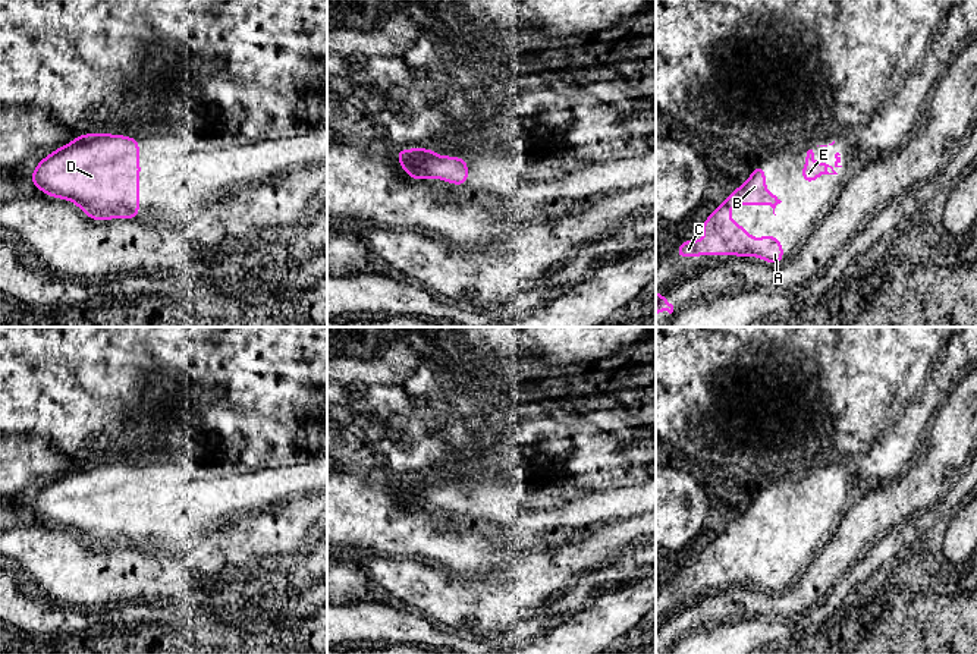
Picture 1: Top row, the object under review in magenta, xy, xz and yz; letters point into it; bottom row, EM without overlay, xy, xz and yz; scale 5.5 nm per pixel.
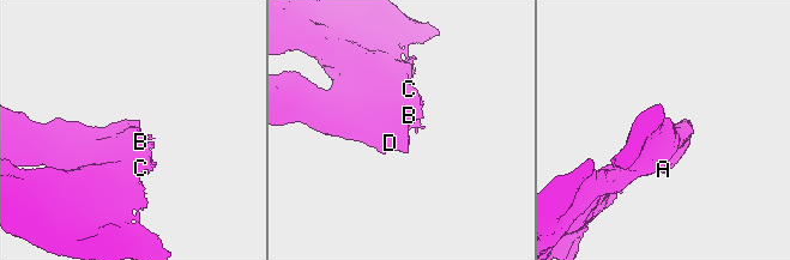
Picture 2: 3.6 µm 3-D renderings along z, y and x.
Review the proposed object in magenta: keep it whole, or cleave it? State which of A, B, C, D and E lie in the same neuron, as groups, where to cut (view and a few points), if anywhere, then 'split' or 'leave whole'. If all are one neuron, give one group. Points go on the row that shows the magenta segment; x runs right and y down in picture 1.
groups A B C D E; cut none; leave whole

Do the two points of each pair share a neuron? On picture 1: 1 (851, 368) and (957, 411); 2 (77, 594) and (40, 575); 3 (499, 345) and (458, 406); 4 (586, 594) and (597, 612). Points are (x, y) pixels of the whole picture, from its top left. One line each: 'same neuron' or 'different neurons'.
1: different neurons
2: same neuron
3: different neurons
4: different neurons

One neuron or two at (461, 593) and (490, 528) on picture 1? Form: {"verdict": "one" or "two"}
{"verdict": "two"}

